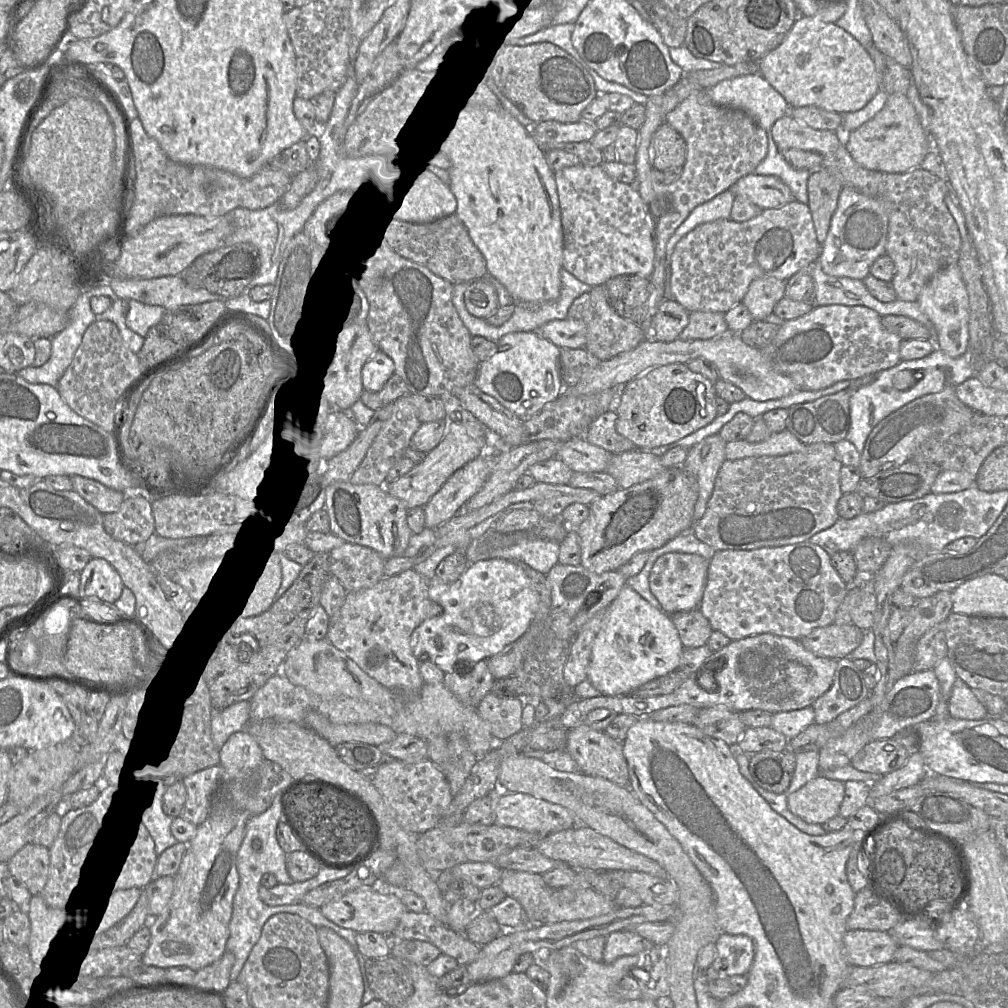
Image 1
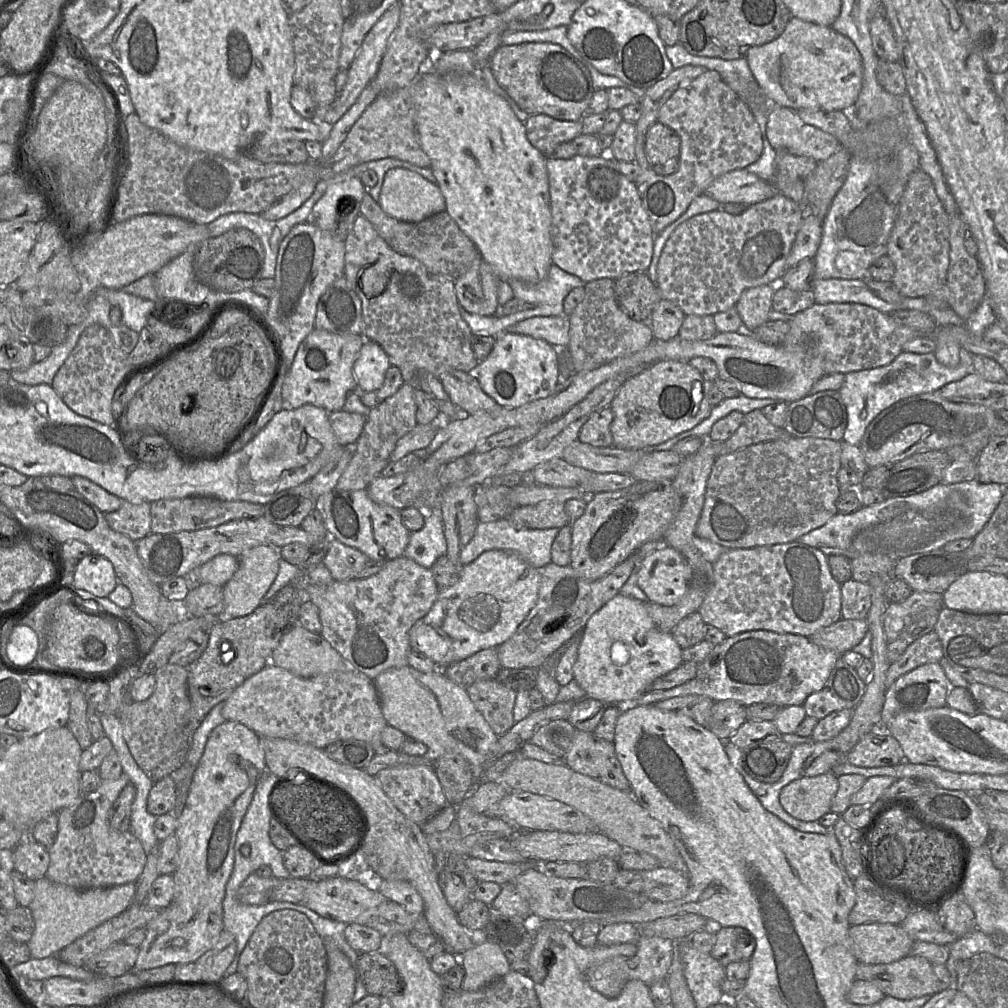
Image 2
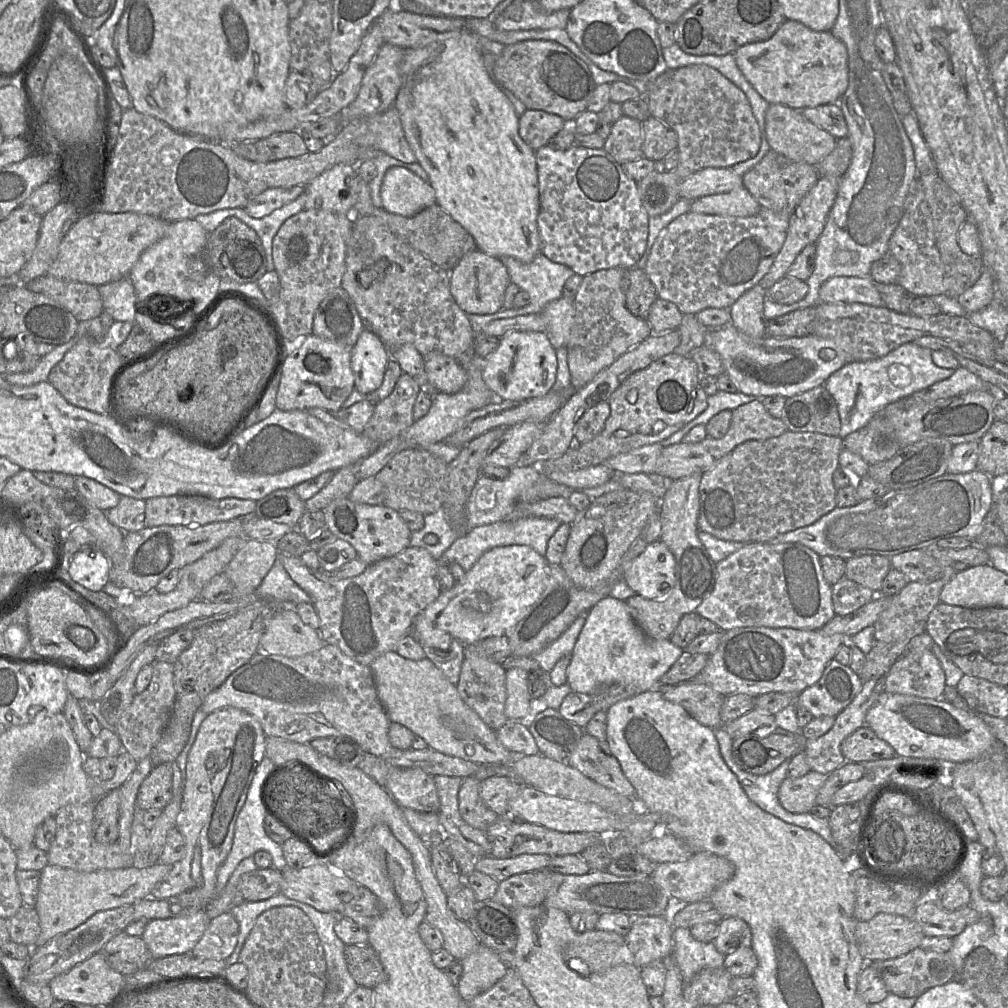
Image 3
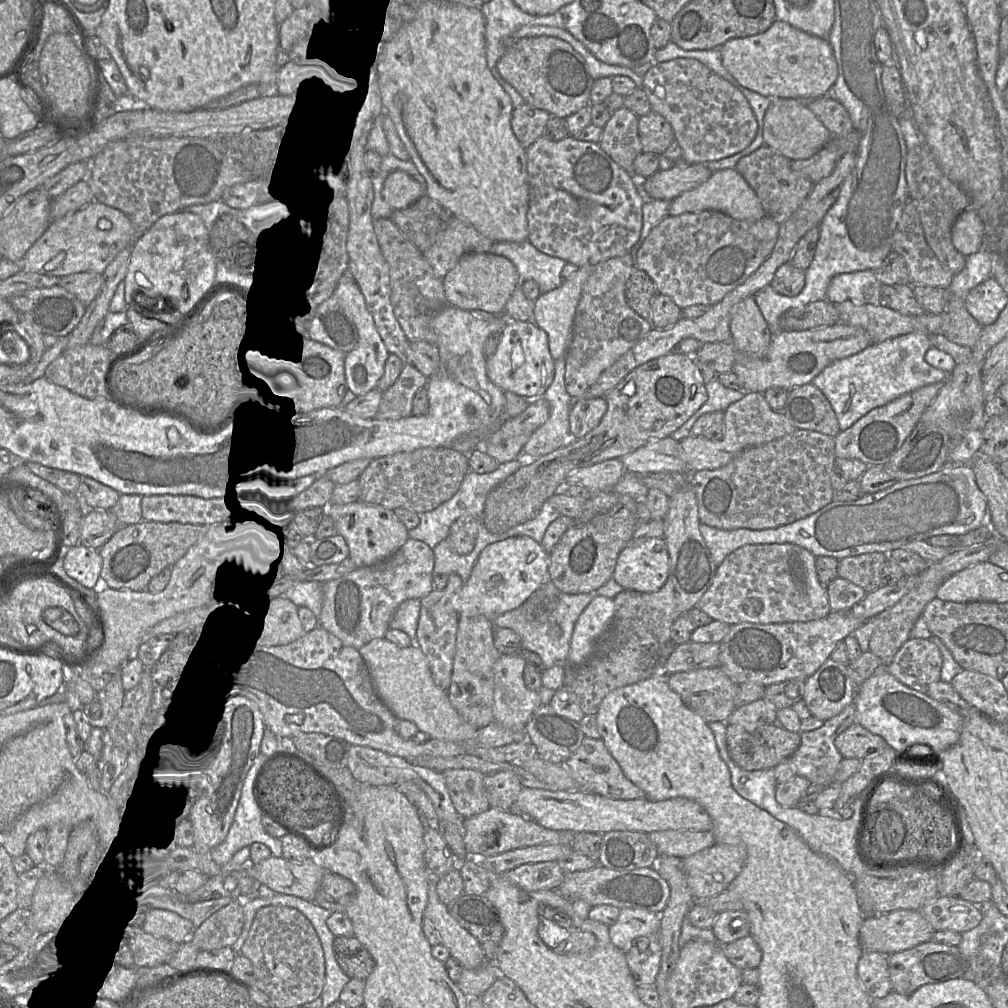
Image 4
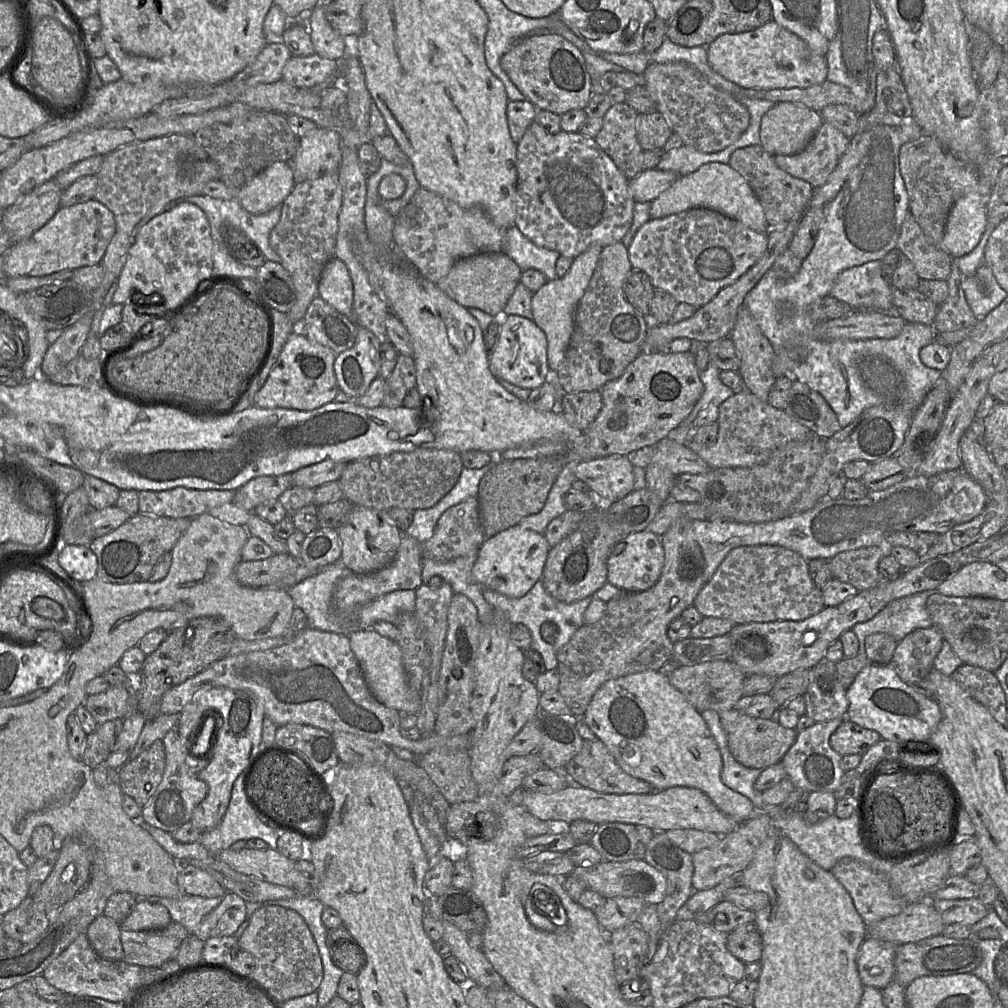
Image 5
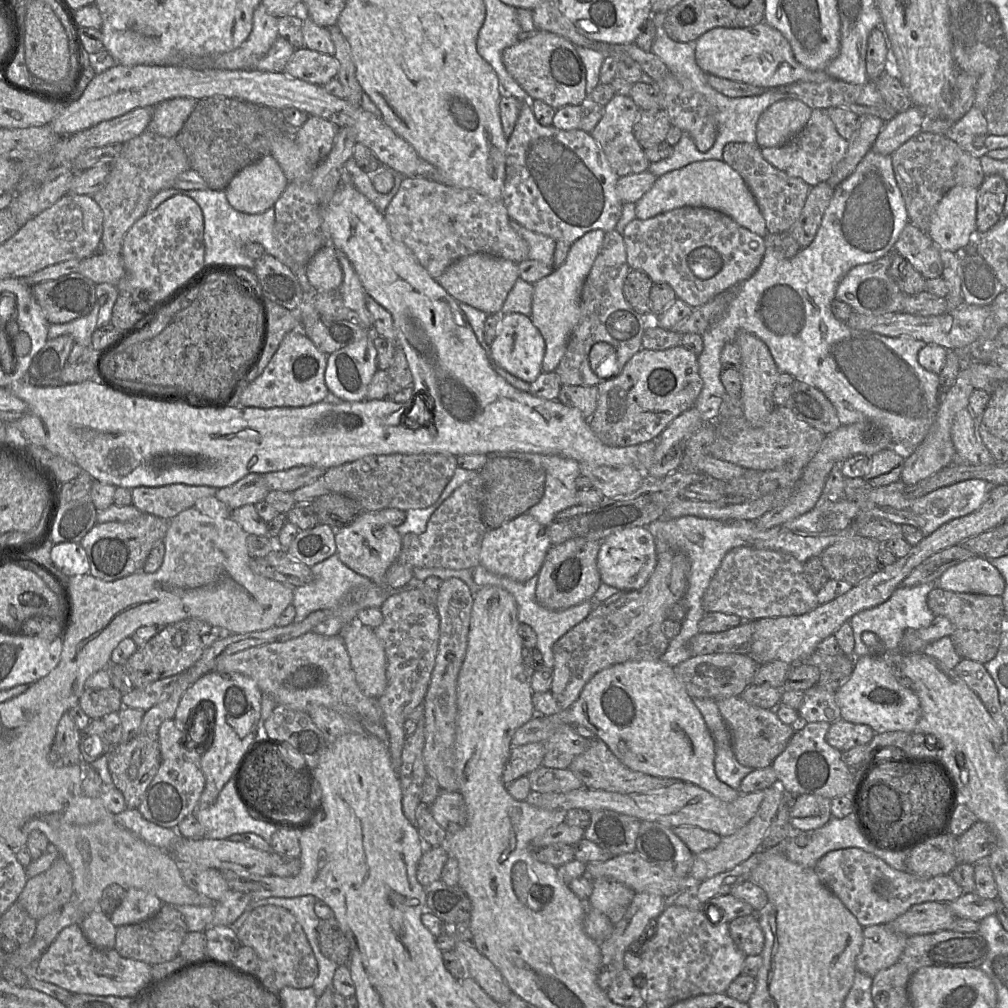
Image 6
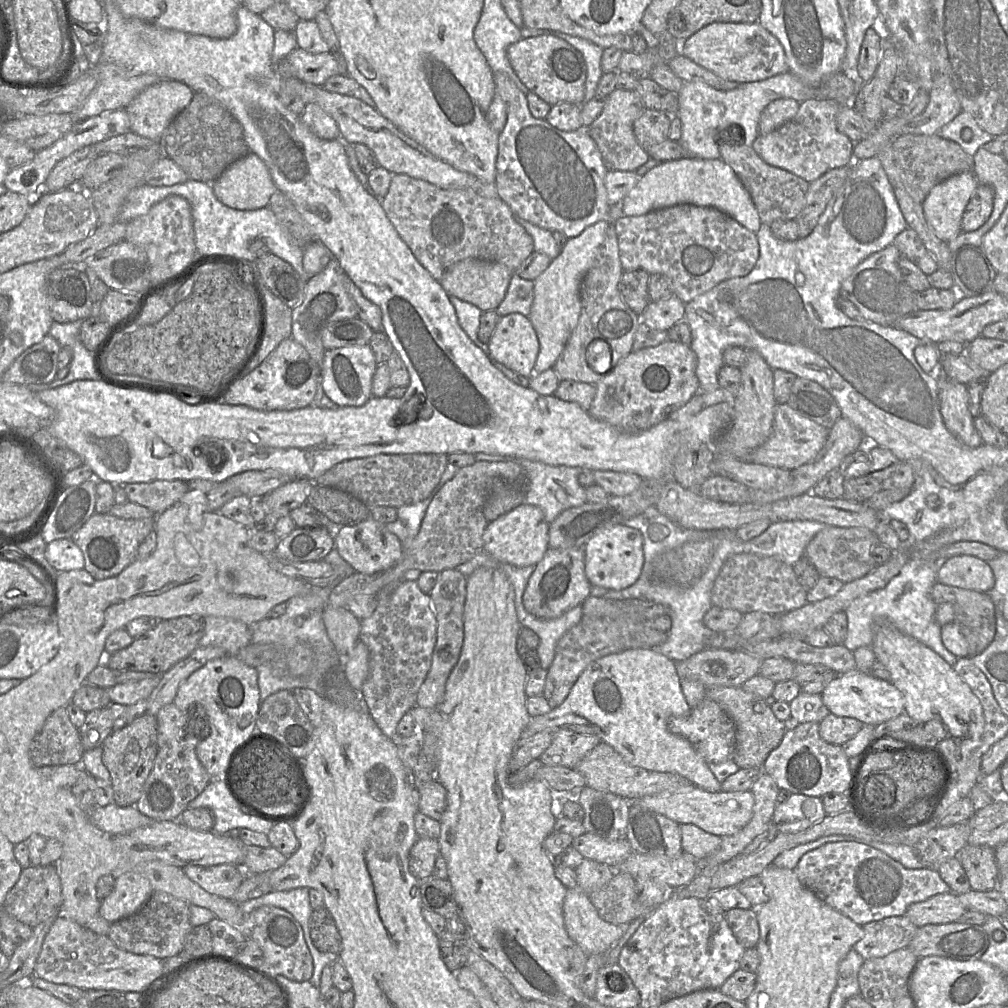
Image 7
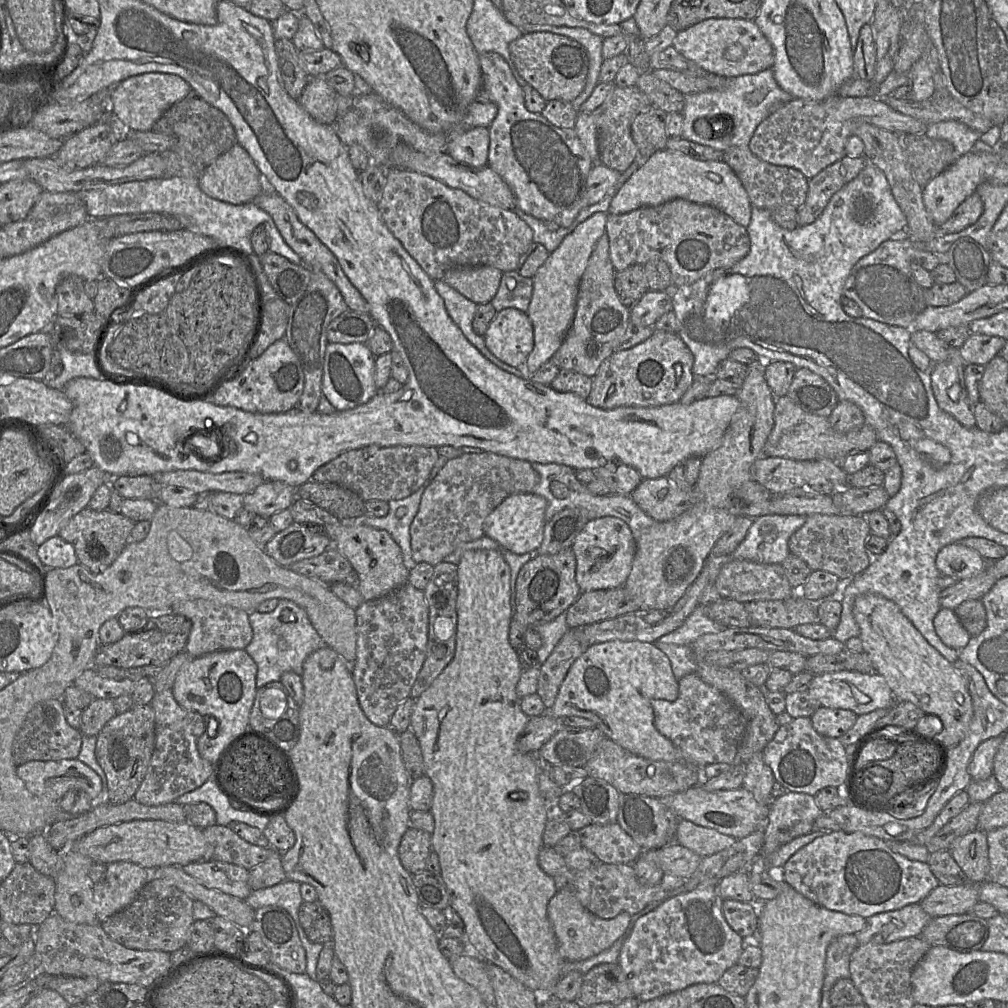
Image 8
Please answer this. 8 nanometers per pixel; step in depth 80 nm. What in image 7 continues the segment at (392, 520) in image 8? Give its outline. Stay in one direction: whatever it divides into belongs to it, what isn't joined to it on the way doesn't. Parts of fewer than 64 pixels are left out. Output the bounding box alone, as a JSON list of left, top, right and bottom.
[385,494,432,549]

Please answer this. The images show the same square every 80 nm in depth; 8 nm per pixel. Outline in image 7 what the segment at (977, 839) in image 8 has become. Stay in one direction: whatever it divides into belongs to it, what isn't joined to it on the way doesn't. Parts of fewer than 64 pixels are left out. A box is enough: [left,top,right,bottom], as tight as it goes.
[956,844,999,891]

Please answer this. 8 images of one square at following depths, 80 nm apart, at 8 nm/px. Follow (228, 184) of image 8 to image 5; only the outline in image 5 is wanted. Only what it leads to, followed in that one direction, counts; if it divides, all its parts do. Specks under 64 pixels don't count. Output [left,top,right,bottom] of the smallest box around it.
[237,161,294,215]

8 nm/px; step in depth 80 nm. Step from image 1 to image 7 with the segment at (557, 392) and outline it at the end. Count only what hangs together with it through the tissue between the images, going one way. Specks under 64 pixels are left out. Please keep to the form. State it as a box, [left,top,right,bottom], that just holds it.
[487,313,540,381]

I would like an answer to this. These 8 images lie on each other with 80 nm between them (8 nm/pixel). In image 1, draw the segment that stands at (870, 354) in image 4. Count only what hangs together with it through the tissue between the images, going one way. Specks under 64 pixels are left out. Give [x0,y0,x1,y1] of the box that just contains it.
[845,349,974,454]

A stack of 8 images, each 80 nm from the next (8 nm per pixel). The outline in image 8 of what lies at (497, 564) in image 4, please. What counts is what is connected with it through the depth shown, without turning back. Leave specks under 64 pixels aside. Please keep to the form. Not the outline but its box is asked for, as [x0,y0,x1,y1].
[484,493,547,554]

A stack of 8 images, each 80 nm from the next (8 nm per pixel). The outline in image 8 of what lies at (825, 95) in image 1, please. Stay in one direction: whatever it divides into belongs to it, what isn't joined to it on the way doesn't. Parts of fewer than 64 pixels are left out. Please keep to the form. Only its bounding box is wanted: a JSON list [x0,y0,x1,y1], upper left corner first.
[672,18,774,77]

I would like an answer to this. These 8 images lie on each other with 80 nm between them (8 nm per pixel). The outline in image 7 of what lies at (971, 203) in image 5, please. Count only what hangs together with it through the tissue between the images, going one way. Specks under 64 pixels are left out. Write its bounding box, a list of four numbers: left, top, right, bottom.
[923,171,978,243]

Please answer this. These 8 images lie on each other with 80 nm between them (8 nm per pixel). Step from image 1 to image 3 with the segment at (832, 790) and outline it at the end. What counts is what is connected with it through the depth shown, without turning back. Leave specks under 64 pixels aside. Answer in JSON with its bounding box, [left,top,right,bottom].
[778,771,828,814]

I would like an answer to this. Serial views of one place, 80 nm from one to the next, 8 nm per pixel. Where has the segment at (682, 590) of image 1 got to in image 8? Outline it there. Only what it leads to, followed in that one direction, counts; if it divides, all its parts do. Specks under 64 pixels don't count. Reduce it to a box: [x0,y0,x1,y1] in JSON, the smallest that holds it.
[571,516,636,592]

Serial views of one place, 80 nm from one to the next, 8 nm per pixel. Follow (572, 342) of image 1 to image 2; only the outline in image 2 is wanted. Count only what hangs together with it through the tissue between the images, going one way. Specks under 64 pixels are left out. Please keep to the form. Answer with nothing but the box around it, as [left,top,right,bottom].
[507,315,569,349]

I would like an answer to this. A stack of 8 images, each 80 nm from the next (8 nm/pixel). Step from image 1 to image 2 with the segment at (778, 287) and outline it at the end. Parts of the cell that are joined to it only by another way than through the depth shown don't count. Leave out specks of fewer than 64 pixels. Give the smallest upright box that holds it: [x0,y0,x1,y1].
[734,285,775,332]

